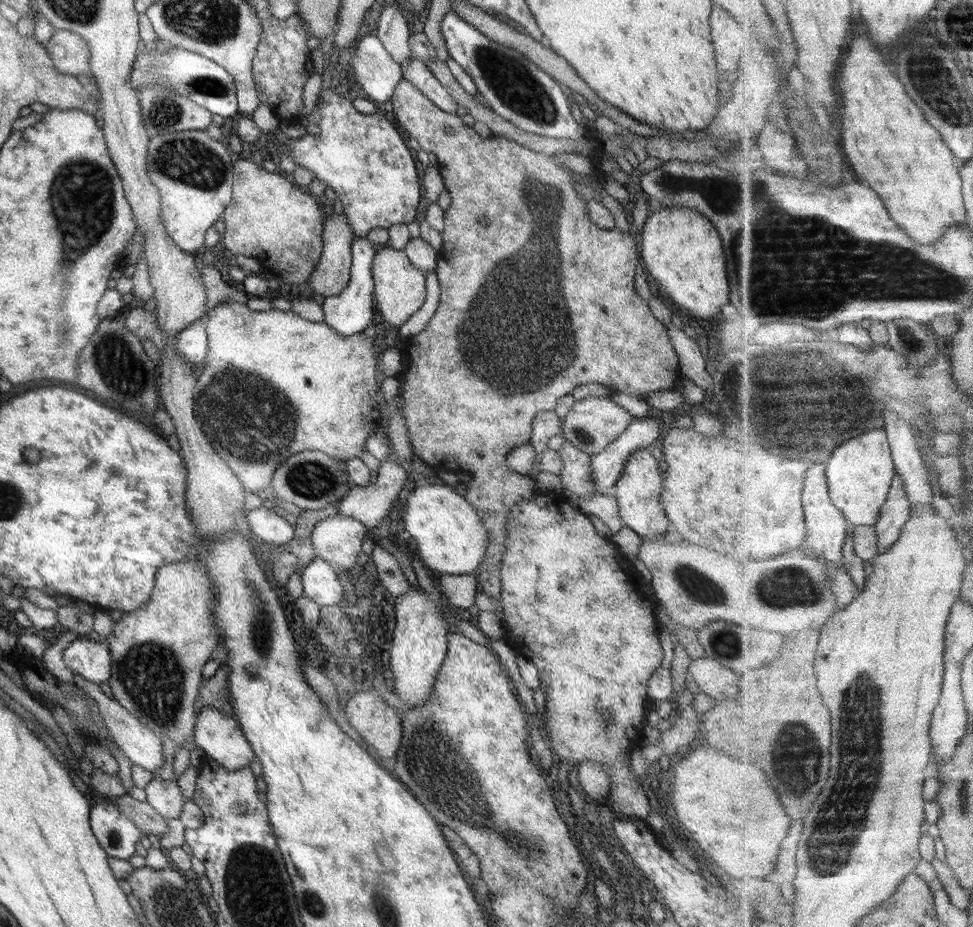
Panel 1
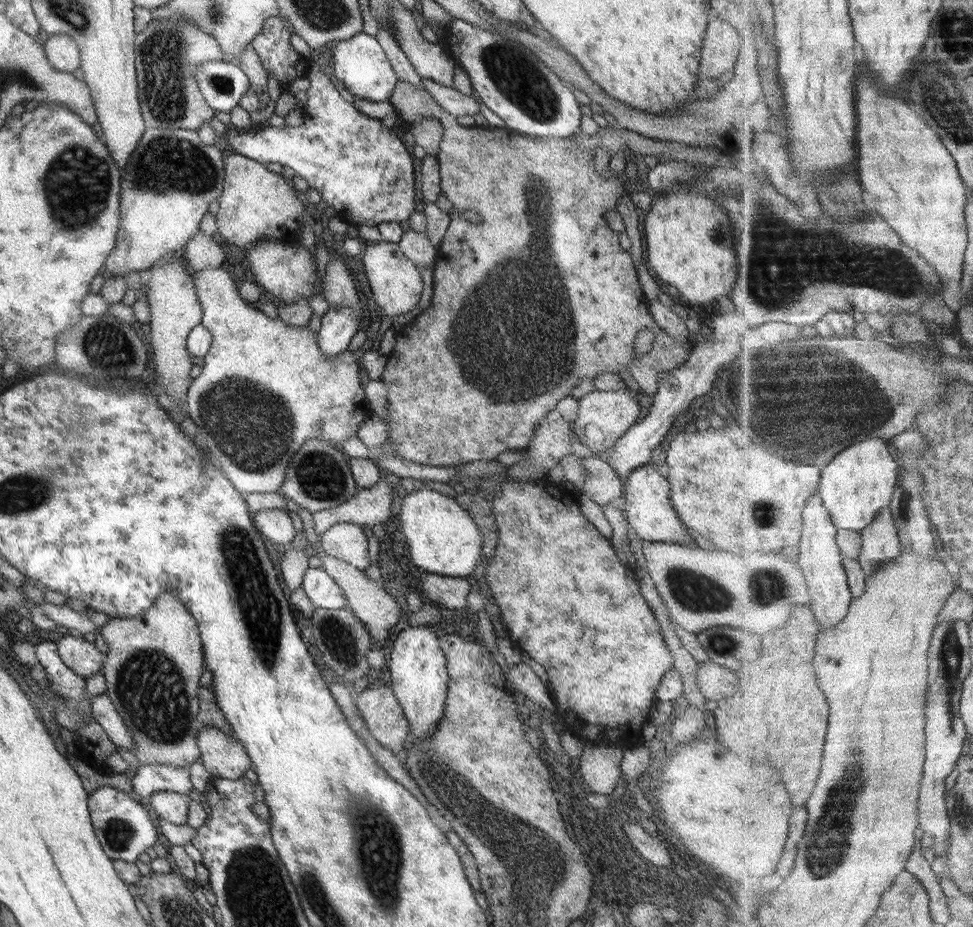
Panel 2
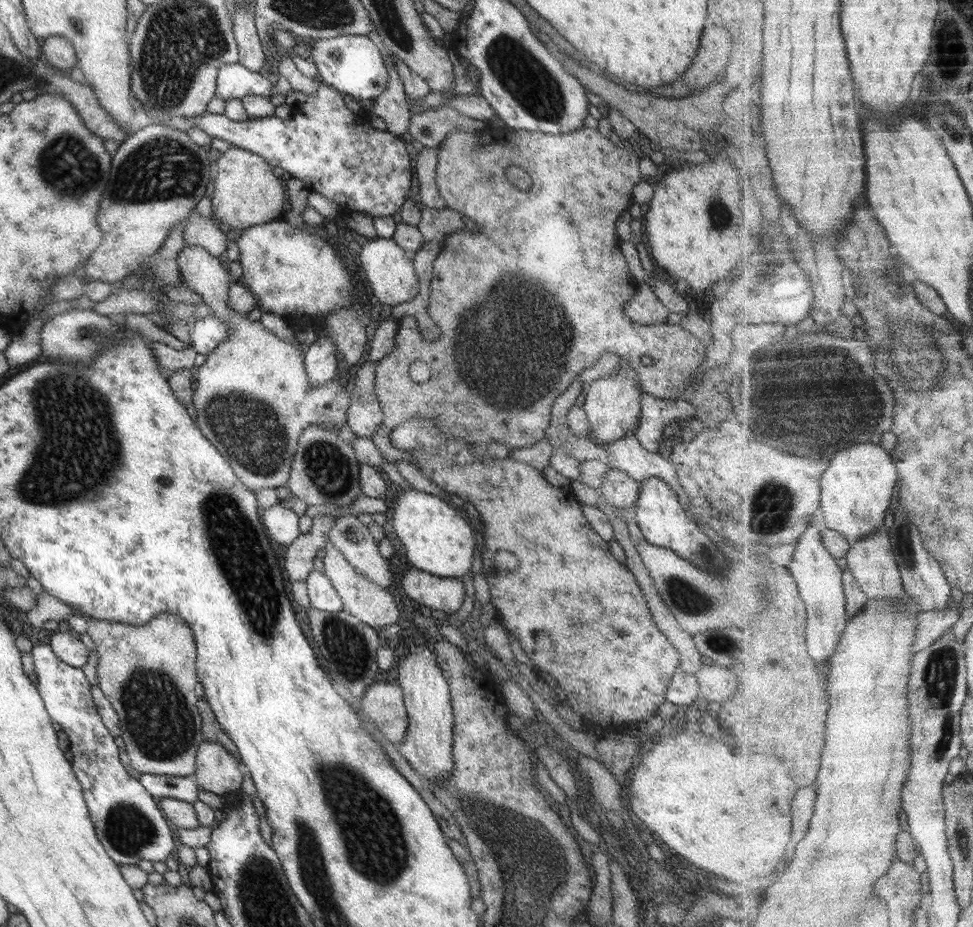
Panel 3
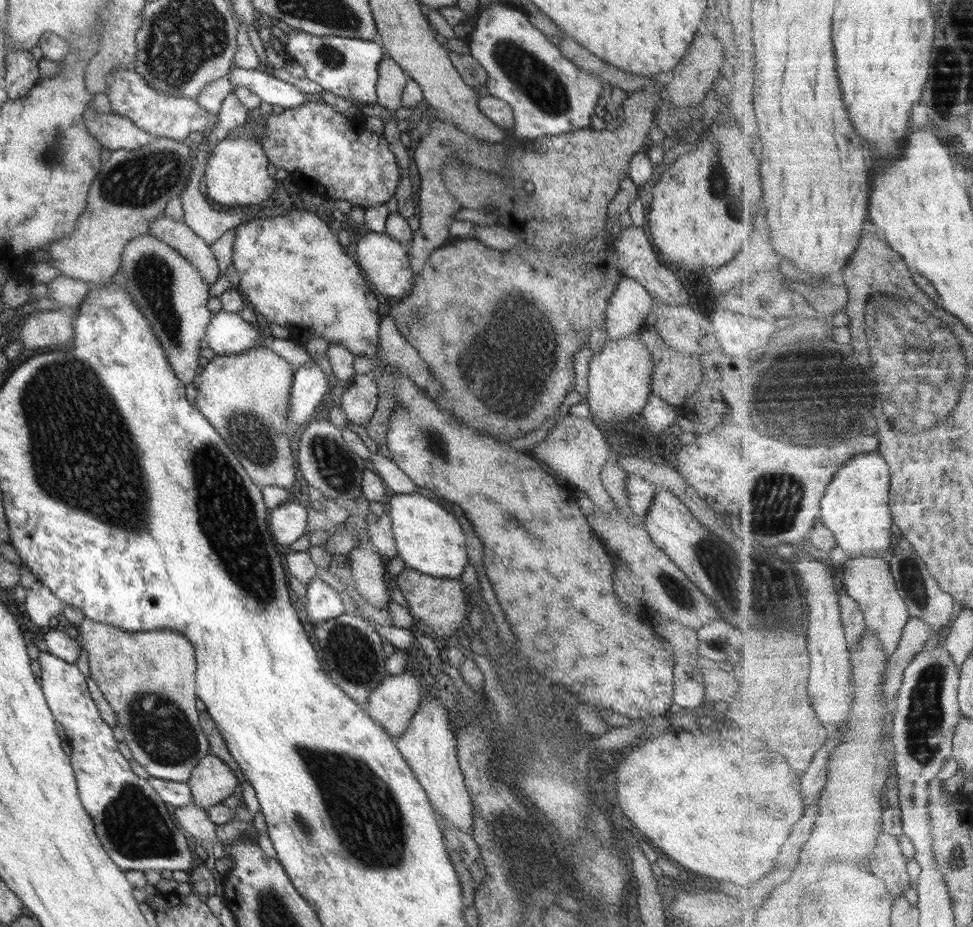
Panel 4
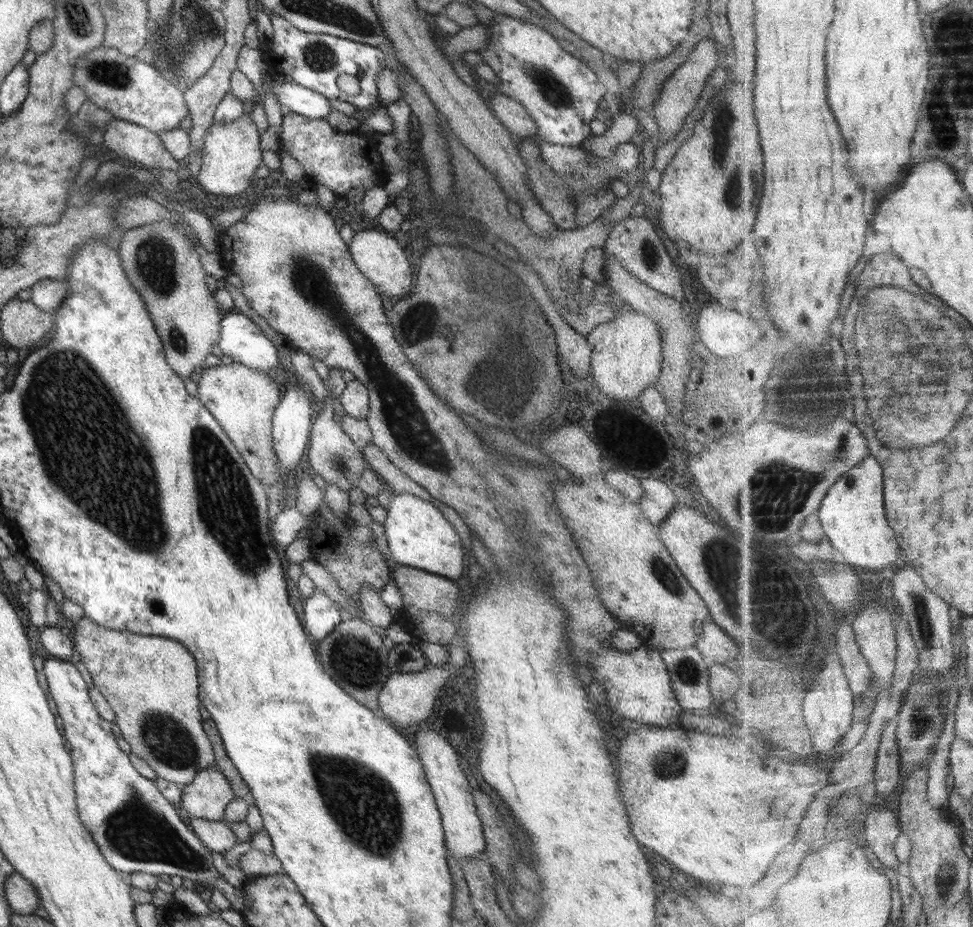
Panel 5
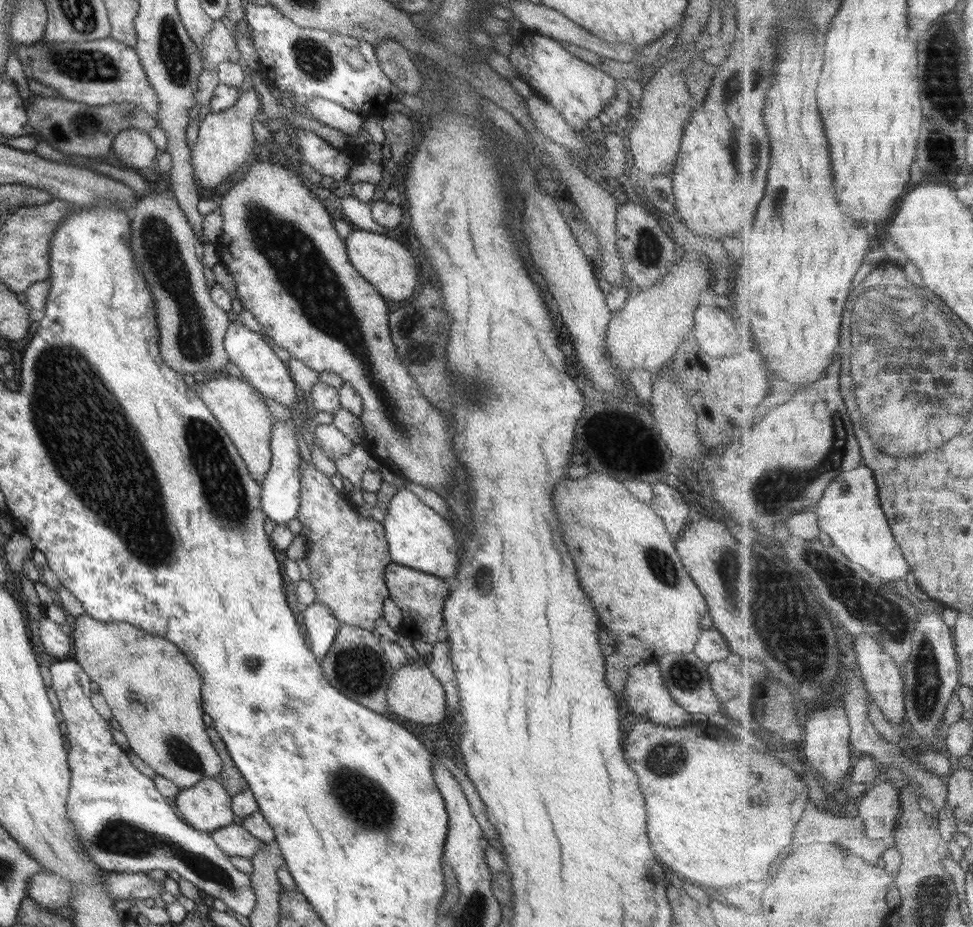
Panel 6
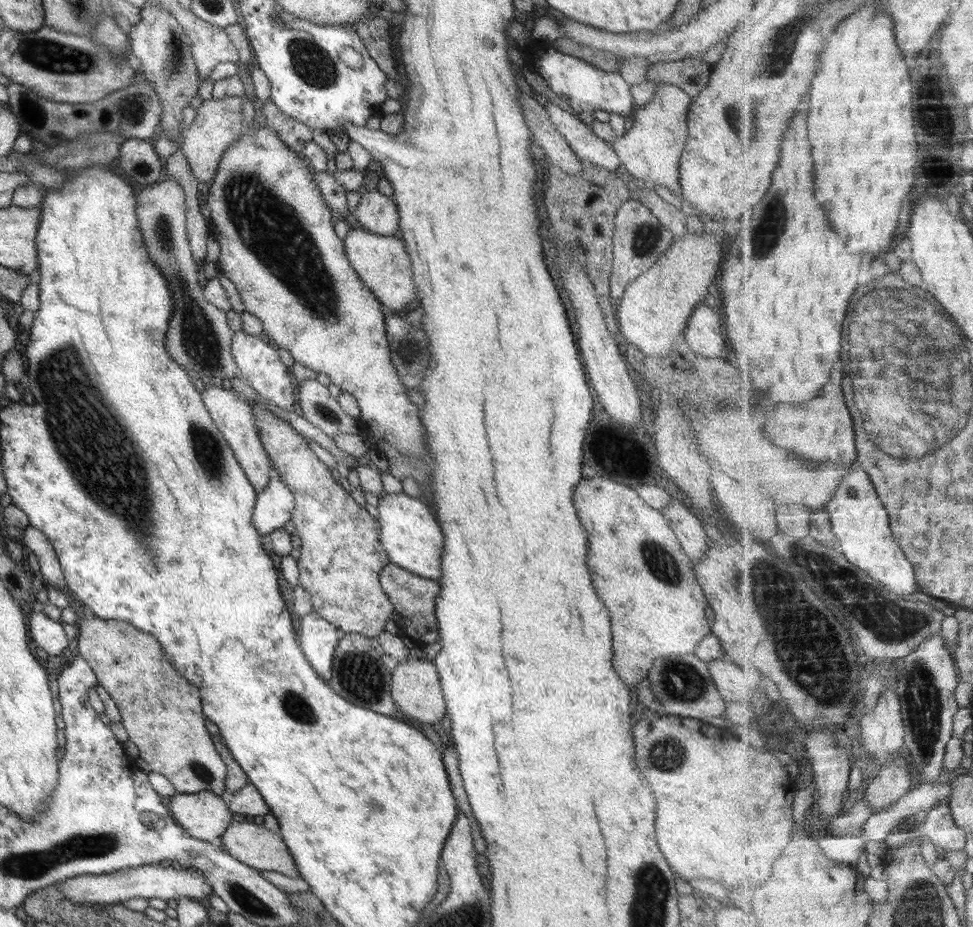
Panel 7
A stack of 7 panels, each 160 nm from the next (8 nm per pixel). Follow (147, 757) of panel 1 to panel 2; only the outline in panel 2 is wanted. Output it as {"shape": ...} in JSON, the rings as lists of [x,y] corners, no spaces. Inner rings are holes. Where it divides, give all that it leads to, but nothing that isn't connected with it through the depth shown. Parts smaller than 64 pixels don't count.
{"shape":[[[105,694],[91,700],[90,710],[92,718],[95,718],[95,723],[101,727],[113,745],[117,748],[124,748],[131,754],[136,754],[131,732],[127,730],[121,716],[117,714],[113,704]]]}

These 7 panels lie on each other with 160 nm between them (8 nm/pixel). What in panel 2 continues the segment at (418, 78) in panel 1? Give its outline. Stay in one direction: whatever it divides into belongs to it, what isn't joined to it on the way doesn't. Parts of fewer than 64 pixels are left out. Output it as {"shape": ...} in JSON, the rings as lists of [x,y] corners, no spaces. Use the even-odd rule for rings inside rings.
{"shape":[[[420,77],[422,87],[447,114],[467,116],[479,113],[477,100],[460,94],[454,87],[446,87],[431,79]]]}

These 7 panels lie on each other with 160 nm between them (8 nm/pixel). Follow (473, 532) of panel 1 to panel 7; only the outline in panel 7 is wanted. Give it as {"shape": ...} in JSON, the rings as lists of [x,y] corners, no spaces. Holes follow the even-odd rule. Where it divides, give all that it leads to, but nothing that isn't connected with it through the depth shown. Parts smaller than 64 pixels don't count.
{"shape":[[[403,493],[379,496],[377,510],[380,524],[380,543],[388,554],[388,562],[435,581],[441,576],[440,556],[444,536],[439,523],[433,518],[425,501],[411,498]]]}

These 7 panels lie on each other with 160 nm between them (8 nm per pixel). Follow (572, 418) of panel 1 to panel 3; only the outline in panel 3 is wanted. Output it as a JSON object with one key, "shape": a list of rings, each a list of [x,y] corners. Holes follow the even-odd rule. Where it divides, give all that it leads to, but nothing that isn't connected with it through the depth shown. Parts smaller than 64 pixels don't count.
{"shape":[[[629,364],[619,366],[618,373],[585,384],[585,389],[585,398],[581,407],[588,419],[592,441],[604,445],[633,432],[640,416],[639,393],[641,390]]]}

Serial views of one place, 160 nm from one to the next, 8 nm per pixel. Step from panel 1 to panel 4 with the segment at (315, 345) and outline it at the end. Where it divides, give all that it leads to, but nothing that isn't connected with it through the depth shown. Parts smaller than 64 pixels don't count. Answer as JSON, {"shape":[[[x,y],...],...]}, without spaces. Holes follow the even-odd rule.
{"shape":[[[163,214],[149,225],[149,235],[169,245],[185,261],[191,263],[208,288],[219,277],[217,262],[211,250],[203,243],[201,238],[197,238],[195,234],[192,234],[183,222],[175,222],[175,220]],[[263,344],[256,347],[243,350],[239,354],[215,355],[211,358],[197,376],[195,387],[198,393],[194,407],[229,446],[229,450],[255,486],[278,486],[287,489],[295,480],[296,469],[293,467],[288,439],[289,397],[296,367],[287,364]]]}

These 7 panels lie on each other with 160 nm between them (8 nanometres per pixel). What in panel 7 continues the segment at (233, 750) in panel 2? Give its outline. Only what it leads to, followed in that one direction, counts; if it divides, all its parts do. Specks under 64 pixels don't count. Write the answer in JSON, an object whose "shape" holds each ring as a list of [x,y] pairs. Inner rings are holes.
{"shape":[[[214,792],[176,793],[169,799],[167,808],[174,821],[199,842],[217,843],[232,822],[233,813],[228,809],[226,797]]]}

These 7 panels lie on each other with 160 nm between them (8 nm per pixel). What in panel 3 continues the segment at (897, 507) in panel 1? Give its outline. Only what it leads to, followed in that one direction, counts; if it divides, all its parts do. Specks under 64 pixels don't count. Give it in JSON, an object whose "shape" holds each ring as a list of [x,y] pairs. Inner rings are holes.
{"shape":[[[888,525],[854,542],[847,553],[847,564],[869,600],[893,599],[900,601],[905,594],[902,574],[892,549]]]}

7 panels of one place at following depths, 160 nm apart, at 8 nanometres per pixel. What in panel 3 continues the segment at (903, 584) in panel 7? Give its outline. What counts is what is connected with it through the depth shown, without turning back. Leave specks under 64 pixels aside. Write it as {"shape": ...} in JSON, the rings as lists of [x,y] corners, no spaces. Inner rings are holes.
{"shape":[[[877,440],[857,443],[835,454],[831,466],[827,468],[827,474],[823,474],[823,508],[819,514],[823,525],[839,531],[851,544],[888,525],[891,512],[887,510],[894,507],[891,500],[897,499],[899,480],[898,466],[893,464],[893,460],[891,452],[886,451]]]}

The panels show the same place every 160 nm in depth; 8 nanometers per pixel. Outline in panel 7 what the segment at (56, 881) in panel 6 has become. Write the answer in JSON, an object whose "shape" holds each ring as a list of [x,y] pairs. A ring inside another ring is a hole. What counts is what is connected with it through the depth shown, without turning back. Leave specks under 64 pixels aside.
{"shape":[[[160,864],[121,869],[109,874],[75,875],[71,878],[64,878],[53,887],[62,892],[72,904],[117,904],[131,900],[131,898],[145,898],[145,900],[159,898],[159,900],[166,901],[179,898],[179,896],[205,902],[212,894],[208,884],[194,870],[190,868],[176,870],[172,867],[165,868]]]}

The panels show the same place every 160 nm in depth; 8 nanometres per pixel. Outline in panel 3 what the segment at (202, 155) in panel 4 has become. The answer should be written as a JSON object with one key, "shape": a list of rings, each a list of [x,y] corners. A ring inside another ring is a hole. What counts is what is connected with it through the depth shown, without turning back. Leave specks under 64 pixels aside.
{"shape":[[[194,209],[182,225],[183,244],[201,247],[211,257],[223,259],[226,245],[223,234],[210,218],[201,217]]]}

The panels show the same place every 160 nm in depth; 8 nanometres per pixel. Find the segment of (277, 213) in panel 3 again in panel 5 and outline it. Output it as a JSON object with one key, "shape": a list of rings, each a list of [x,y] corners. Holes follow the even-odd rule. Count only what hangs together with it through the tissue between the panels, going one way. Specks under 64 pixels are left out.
{"shape":[[[249,106],[237,120],[233,122],[224,122],[221,124],[213,123],[207,131],[204,138],[204,143],[201,150],[201,165],[200,171],[197,175],[197,182],[201,185],[201,188],[209,195],[215,194],[215,196],[233,196],[233,194],[241,194],[243,190],[249,188],[251,184],[251,178],[253,178],[253,172],[255,168],[261,165],[261,148],[259,148],[259,133],[255,125],[249,119]]]}

